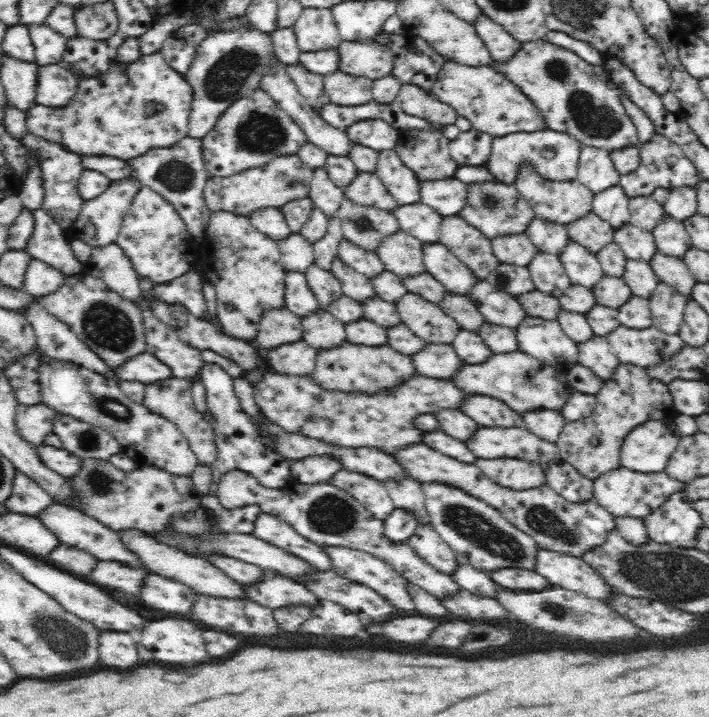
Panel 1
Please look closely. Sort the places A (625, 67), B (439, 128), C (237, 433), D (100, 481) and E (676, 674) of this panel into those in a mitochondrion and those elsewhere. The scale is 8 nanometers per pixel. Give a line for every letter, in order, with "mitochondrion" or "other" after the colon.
A: other
B: other
C: other
D: mitochondrion
E: other

